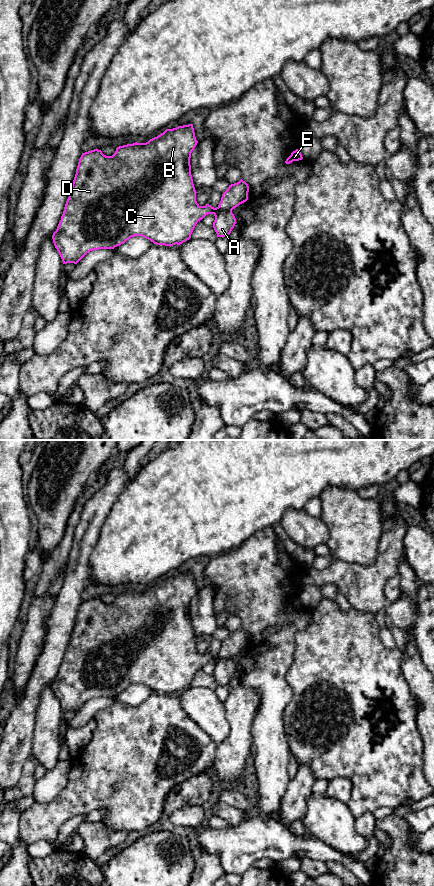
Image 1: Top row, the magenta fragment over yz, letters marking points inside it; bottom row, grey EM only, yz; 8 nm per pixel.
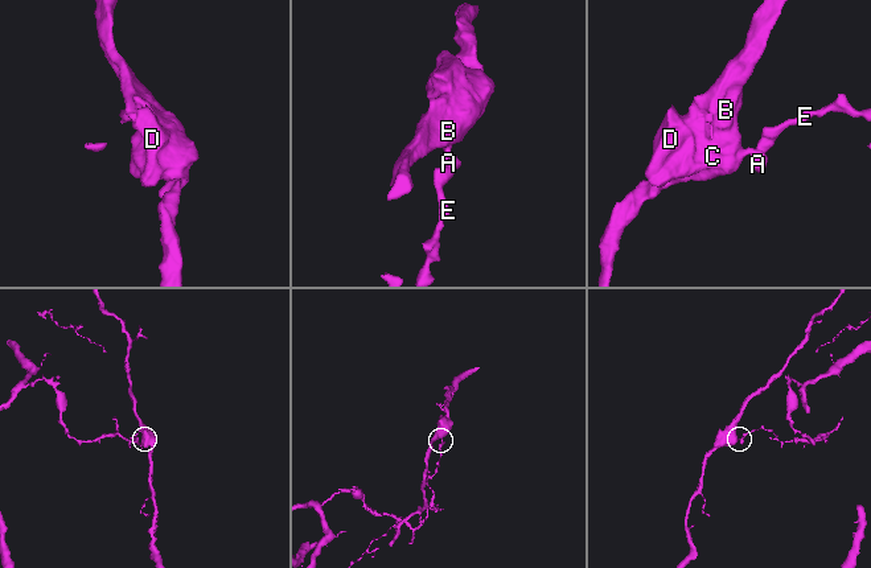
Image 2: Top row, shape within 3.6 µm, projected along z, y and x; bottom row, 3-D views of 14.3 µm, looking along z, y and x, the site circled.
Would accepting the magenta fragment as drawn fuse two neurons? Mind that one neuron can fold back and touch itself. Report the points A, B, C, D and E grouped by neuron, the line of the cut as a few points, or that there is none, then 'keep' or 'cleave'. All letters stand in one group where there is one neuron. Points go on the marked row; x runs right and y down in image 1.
A B C D / E; cut in yz along (216, 207), (231, 211); cleave

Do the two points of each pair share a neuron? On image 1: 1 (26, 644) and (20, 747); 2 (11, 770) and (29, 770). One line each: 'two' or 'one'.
1: two
2: two

